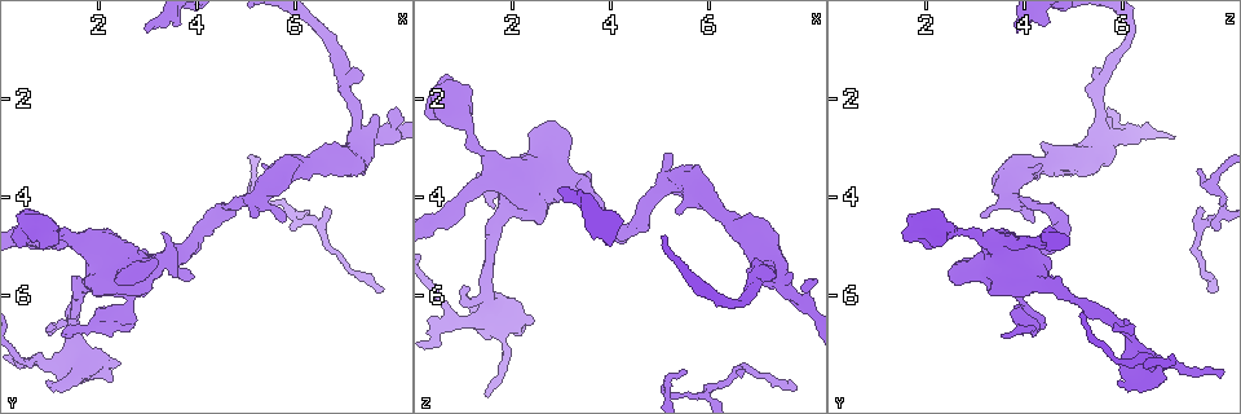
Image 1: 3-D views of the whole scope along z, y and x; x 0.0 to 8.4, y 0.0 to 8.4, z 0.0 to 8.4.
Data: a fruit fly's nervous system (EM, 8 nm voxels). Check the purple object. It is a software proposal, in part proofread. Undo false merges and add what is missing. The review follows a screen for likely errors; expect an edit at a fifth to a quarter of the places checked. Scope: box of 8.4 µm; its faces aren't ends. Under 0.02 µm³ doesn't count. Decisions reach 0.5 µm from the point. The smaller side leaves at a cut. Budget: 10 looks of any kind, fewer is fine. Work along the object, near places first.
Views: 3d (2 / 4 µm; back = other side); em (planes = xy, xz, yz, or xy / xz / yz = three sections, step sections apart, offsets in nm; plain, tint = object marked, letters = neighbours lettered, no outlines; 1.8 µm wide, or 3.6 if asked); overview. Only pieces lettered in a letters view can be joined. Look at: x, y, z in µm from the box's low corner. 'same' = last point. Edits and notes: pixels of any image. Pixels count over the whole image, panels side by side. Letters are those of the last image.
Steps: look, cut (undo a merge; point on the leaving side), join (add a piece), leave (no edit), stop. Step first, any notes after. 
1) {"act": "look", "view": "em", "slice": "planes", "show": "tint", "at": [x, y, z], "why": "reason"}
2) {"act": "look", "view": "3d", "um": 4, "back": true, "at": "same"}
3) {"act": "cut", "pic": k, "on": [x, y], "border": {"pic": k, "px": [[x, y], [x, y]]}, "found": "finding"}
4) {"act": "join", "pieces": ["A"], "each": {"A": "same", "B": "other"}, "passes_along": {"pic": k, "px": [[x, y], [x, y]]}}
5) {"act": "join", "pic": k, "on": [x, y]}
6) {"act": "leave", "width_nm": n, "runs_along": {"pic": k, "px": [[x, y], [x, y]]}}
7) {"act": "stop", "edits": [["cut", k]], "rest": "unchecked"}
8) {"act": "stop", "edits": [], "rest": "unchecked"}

{"act": "look", "view": "em", "slice": "xy", "step": 4, "show": "tint", "at": [2.55, 6.35, 4.00], "why": "calibre changes"}

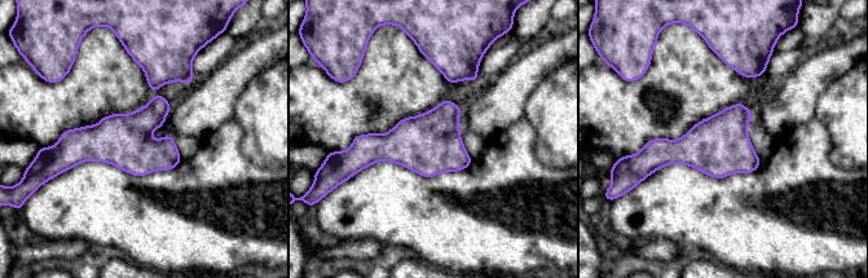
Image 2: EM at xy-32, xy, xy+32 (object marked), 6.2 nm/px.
{"act": "look", "view": "em", "slice": "planes", "show": "letters", "at": "same"}

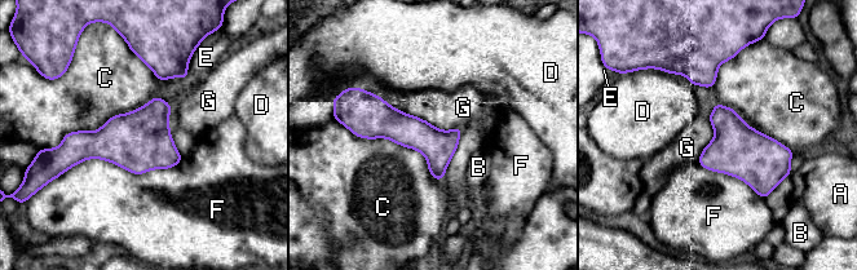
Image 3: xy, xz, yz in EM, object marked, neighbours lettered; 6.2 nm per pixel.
{"act": "leave", "each": {"A": "other", "B": "other", "C": "other", "D": "other", "E": "other", "F": "other", "G": "other"}, "runs_along": {"pic": 3, "px": [[356, 128], [456, 134]]}, "found": "all the same cell"}

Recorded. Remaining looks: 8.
{"act": "look", "view": "em", "slice": "planes", "show": "letters", "at": [0.60, 4.90, 1.50], "why": "stops while still wide"}

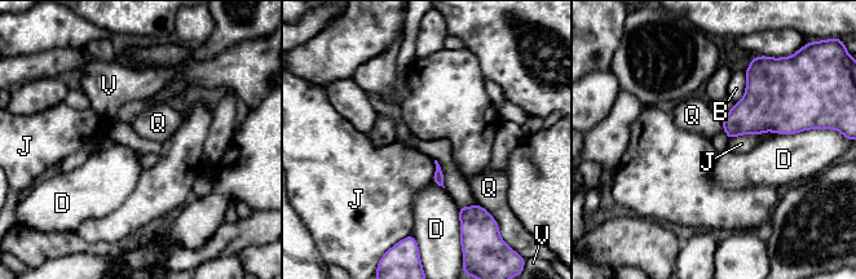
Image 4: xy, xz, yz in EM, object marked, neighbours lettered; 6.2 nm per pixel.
{"act": "leave", "longest_contact_nm": ["J", 300], "each": {"B": "other", "D": "other", "J": "other", "Q": "other", "V": "other"}, "found": "none of them fits"}

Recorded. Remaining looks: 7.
{"act": "look", "view": "em", "um": 3.6, "slice": "planes", "show": "tint", "at": [2.95, 0.65, 3.85], "why": "an open end"}

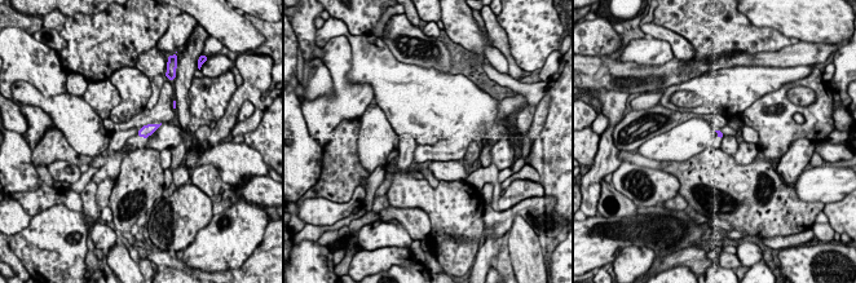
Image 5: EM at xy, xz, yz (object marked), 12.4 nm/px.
{"act": "look", "view": "em", "um": 3.6, "slice": "planes", "show": "letters", "at": "same"}

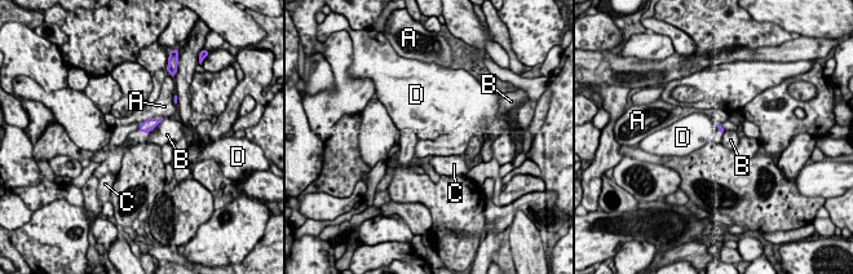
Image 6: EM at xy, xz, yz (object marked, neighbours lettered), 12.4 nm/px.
{"act": "leave", "each": {"A": "other", "B": "other", "C": "other", "D": "other"}, "border": {"pic": 6, "px": [[163, 118], [159, 122]]}, "found": "none of them fits"}

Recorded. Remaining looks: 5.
{"act": "look", "view": "em", "slice": "xy", "step": 16, "show": "letters", "at": [6.00, 4.45, 7.95], "why": "sharp bend"}

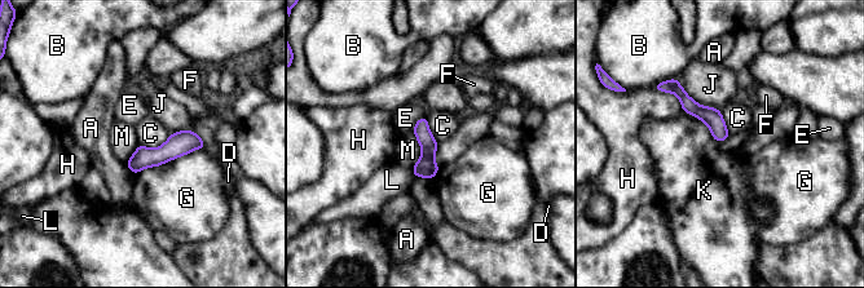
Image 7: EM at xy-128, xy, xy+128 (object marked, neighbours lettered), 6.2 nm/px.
{"act": "look", "view": "em", "slice": "planes", "show": "letters", "at": "same"}

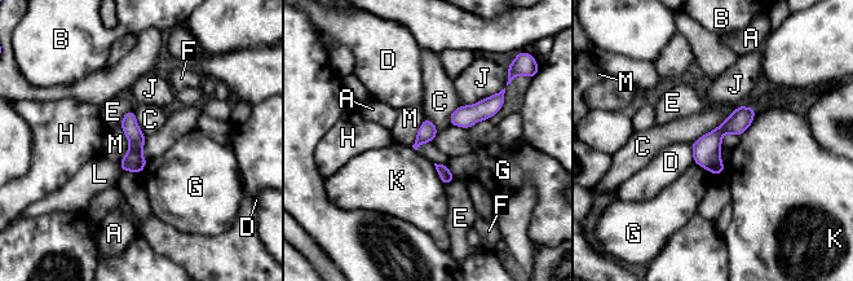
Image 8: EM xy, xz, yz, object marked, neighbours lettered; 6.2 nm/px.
{"act": "leave", "width_nm": 110, "each": {"A": "other", "B": "other", "C": "other", "D": "other", "E": "other", "F": "other", "G": "other", "H": "other", "J": "other", "K": "other", "L": "other", "M": "other"}, "border": {"pic": 8, "px": [[752, 106], [738, 106], [692, 145]]}, "found": "continuous, no second cell"}

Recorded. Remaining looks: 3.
{"act": "stop", "edits": [], "rest": "unchecked"}

